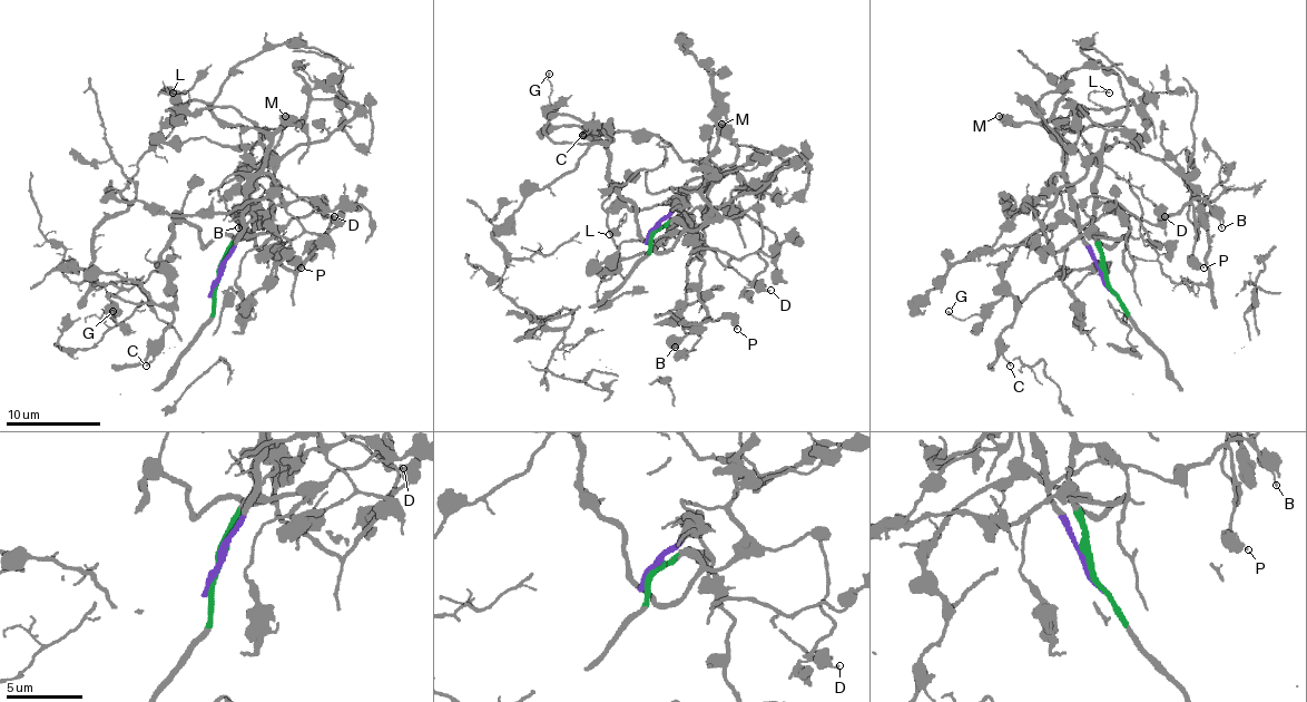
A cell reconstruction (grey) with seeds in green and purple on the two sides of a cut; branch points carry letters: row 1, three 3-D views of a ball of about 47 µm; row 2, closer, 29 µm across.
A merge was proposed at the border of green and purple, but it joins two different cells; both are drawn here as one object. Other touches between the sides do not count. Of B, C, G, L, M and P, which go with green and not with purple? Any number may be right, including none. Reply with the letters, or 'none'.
C, G

